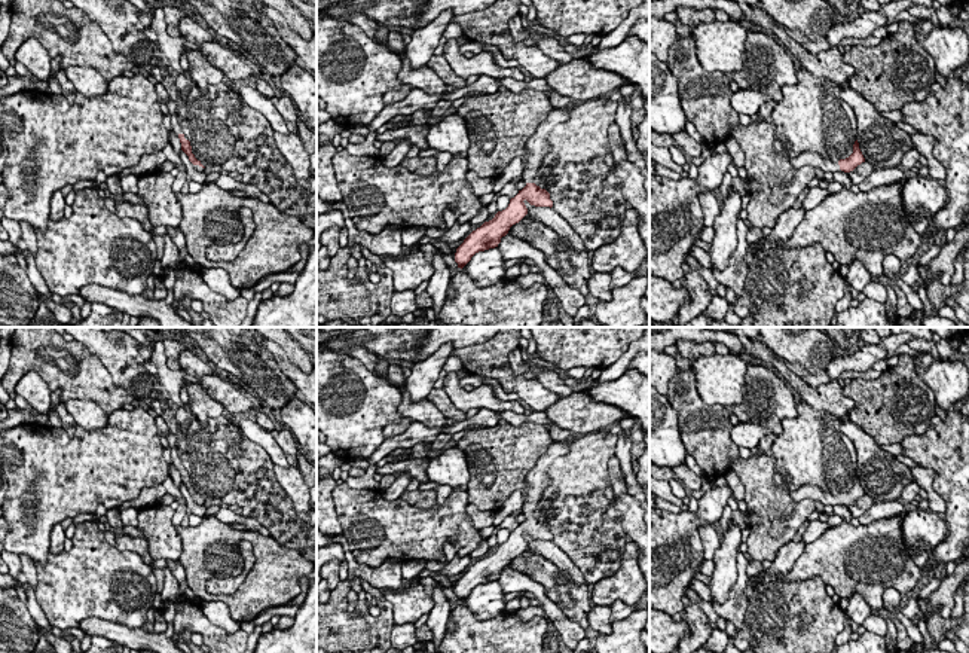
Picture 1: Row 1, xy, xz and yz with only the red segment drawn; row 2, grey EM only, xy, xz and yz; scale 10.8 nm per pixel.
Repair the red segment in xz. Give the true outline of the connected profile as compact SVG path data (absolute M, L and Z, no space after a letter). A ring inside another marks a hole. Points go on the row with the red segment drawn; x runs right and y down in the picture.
M553 109L547 119L538 125L535 134L528 140L526 153L523 155L526 167L522 176L526 186L510 199L505 210L498 211L492 220L484 222L464 239L455 253L458 268L462 269L476 253L498 247L501 238L508 234L510 228L528 214L525 199L535 207L553 207L550 193L537 186L534 180L538 176L544 156L550 152L548 134L557 123L569 119L572 109Z

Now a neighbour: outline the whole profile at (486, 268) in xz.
M498 247L476 253L462 268L477 287L493 286L505 278L505 260Z

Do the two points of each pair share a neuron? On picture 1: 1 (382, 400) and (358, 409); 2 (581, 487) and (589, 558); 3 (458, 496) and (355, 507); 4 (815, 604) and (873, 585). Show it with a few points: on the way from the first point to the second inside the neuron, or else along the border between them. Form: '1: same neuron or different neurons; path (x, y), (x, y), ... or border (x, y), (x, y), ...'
1: same neuron; path (376, 400), (364, 403)
2: same neuron; path (581, 504), (581, 516), (589, 530), (589, 540)
3: same neuron; path (434, 519), (382, 519)
4: different neurons; border (792, 579), (819, 577), (827, 585)

